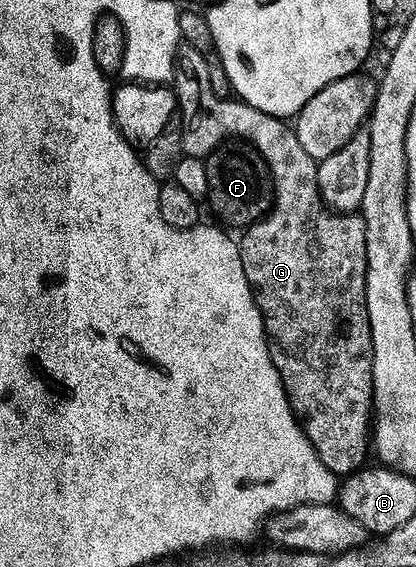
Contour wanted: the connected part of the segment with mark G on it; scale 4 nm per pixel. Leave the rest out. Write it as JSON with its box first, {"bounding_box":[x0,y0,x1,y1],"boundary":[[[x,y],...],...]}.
{"bounding_box":[171,44,375,474],"boundary":[[[184,44],[177,47],[171,89],[177,96],[184,157],[204,160],[222,144],[228,143],[225,142],[228,138],[242,138],[242,143],[259,152],[271,172],[273,208],[239,238],[243,272],[265,325],[271,364],[275,364],[279,372],[285,395],[289,397],[289,407],[300,422],[301,431],[307,440],[311,440],[319,460],[327,464],[332,474],[353,474],[366,463],[365,444],[371,440],[371,409],[375,404],[373,341],[365,303],[365,219],[357,212],[338,212],[326,207],[317,187],[318,159],[303,152],[296,129],[286,119],[259,112],[259,108],[251,108],[251,104],[233,96],[215,96],[207,76],[207,60],[203,60],[195,48]]]}

